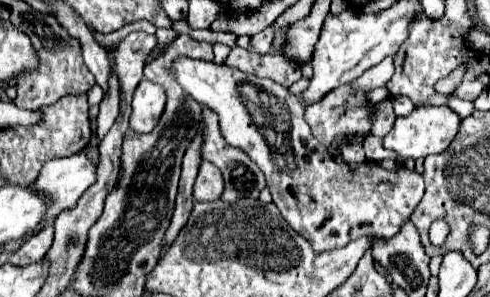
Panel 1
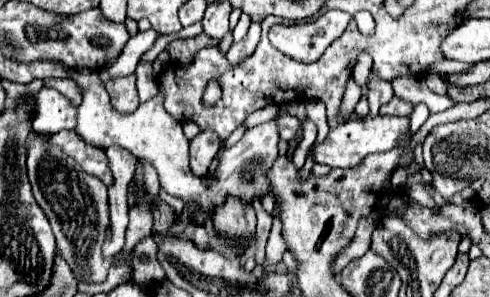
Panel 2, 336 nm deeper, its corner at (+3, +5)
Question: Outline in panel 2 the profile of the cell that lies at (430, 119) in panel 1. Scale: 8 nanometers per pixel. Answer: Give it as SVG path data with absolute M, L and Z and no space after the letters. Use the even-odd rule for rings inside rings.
M366 116L360 122L346 122L338 128L332 128L328 132L328 138L318 144L312 154L316 162L328 164L332 168L340 166L340 168L352 168L358 166L368 154L374 152L388 152L392 150L404 136L408 136L410 132L410 118L404 116Z

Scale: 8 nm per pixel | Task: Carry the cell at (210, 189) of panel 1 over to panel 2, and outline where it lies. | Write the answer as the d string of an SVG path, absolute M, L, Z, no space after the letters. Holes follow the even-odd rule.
M202 130L194 140L190 140L190 170L194 174L204 176L218 148L220 148L220 138L216 138L216 132Z

